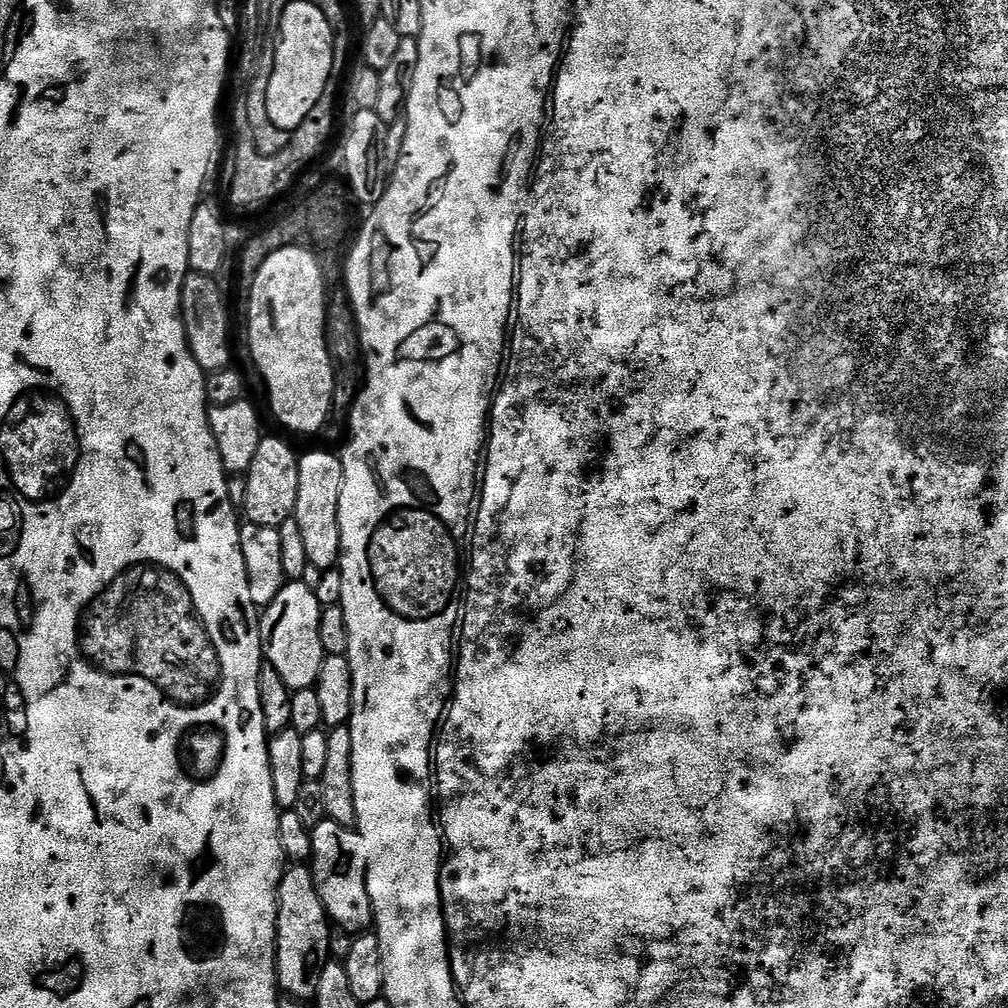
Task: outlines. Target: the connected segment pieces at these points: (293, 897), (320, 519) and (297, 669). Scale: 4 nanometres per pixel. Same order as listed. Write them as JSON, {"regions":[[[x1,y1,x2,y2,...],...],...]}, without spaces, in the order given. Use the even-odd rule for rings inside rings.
{"regions":[[[289,867,281,876,280,891,276,893,276,978,279,991,285,997,305,1002,315,997,318,978,322,978,324,965,330,960,328,947,332,930,328,911,322,906,322,898,318,898,311,867]],[[308,452,299,457,298,502,294,519,302,530,302,543,306,545,309,564,323,570,332,570,340,562,340,527,338,526,338,502,344,481,344,461,332,452]],[[301,582,285,583,284,588,263,609,261,620,258,620,258,640,262,645,262,656,267,663,278,670,282,682,293,692,303,688,315,688,316,679,320,677,322,662,325,658,322,638,320,637,321,606,315,591]]]}

